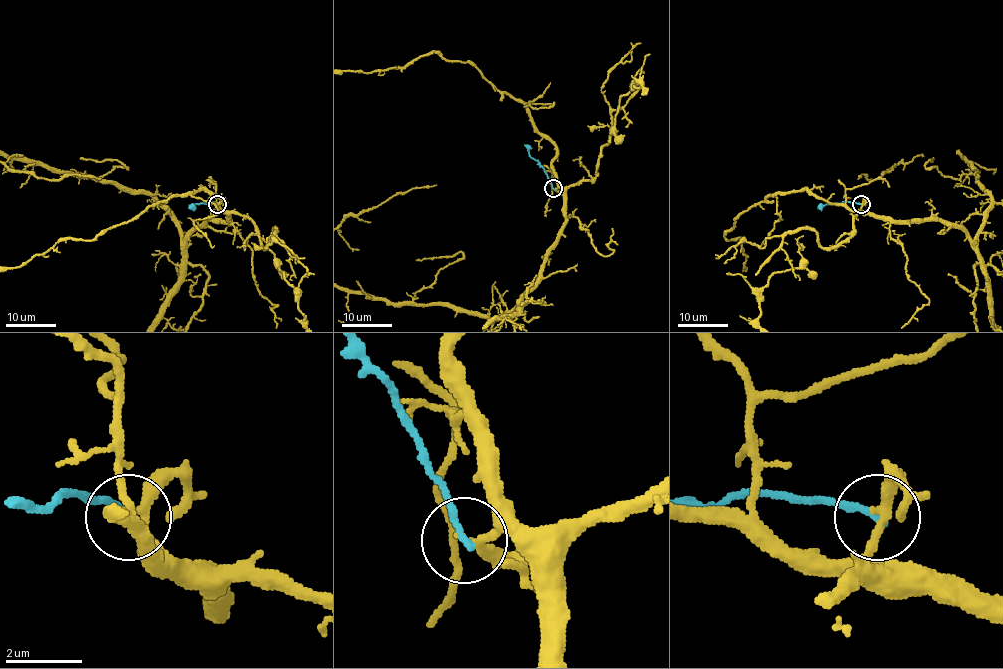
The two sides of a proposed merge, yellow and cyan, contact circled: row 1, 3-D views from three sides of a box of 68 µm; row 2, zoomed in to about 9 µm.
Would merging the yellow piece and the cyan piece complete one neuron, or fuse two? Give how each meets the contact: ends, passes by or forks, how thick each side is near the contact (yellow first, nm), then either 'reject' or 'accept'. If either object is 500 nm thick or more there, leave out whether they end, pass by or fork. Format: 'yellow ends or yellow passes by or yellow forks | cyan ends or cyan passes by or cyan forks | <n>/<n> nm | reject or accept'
yellow passes by | cyan ends | 240/180 nm | reject

